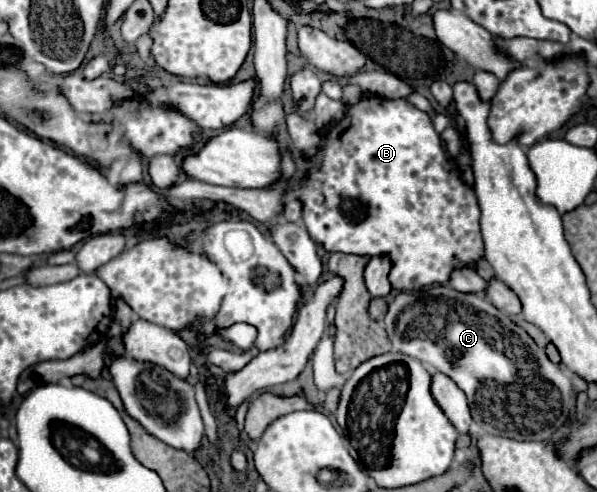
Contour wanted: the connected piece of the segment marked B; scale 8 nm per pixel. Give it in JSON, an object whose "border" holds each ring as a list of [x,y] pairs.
{"border":[[[363,95],[355,105],[347,107],[345,117],[321,131],[323,143],[317,147],[317,153],[311,157],[303,157],[293,147],[287,147],[291,157],[295,159],[295,179],[291,179],[291,195],[301,201],[303,205],[303,223],[311,235],[311,239],[317,245],[323,245],[327,253],[345,253],[345,255],[363,255],[363,257],[375,257],[375,255],[389,255],[391,259],[391,271],[389,271],[389,283],[397,291],[419,291],[423,287],[431,285],[443,285],[449,281],[451,273],[461,267],[477,269],[477,261],[483,259],[483,239],[479,231],[479,207],[475,191],[461,179],[461,171],[455,165],[455,161],[447,155],[445,147],[441,145],[439,133],[433,129],[431,117],[419,109],[415,109],[407,99],[383,99],[377,95]]]}

